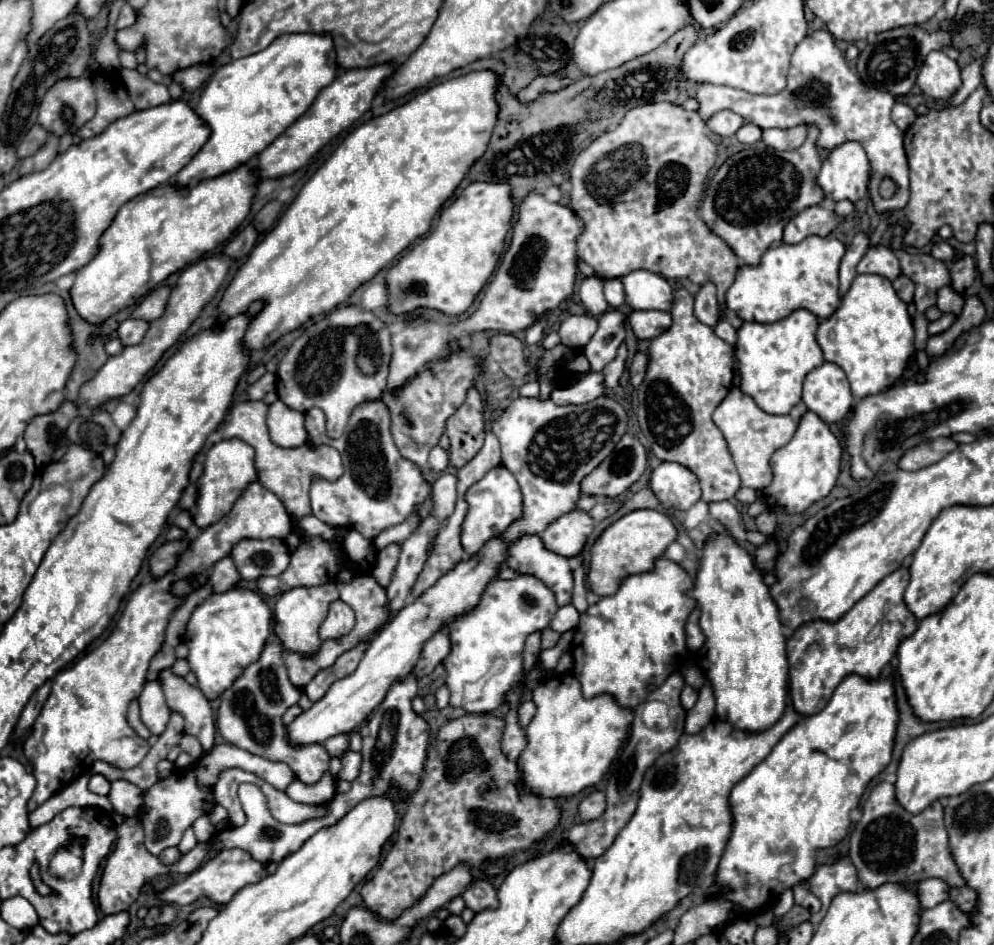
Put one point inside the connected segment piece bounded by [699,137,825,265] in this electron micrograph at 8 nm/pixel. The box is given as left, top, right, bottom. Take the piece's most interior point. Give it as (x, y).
(754, 193)

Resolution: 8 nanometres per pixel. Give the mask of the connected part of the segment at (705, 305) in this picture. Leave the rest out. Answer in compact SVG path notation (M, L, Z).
M703 285L701 291L695 295L695 317L709 327L715 327L721 319L719 303L713 303L713 297L715 285Z

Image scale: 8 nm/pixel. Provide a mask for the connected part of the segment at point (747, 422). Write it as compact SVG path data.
M731 387L727 397L719 403L719 407L713 413L713 423L719 427L719 431L723 433L725 441L729 445L729 453L737 465L743 487L751 487L757 491L769 487L771 479L773 479L769 459L779 447L783 447L785 443L791 441L791 437L797 429L797 423L789 415L765 413L739 387Z

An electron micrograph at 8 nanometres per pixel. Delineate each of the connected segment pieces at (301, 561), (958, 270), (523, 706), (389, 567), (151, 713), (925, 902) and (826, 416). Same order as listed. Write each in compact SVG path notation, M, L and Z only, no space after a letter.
M311 537L309 541L301 541L299 549L291 553L291 563L283 571L283 575L271 577L271 579L259 579L257 585L259 585L259 591L265 595L281 595L291 587L313 587L313 585L331 583L335 581L337 569L339 569L339 559L335 559L335 551L331 551L331 547L327 547L327 543L323 543L321 539Z
M961 257L955 261L951 269L951 287L957 293L963 293L973 281L975 281L975 259L973 257Z
M531 699L521 701L519 707L517 707L517 715L519 715L519 725L527 727L529 721L533 719L533 715L535 715L535 703Z
M391 543L385 549L377 551L377 561L375 561L375 567L373 567L373 577L377 579L377 583L381 587L389 585L389 581L393 577L393 571L395 571L395 565L397 565L397 559L399 559L399 545L397 543Z
M147 681L141 695L139 695L139 705L141 705L141 721L147 725L147 729L153 735L161 735L169 723L171 711L165 703L163 687L159 681Z
M925 879L915 889L915 893L919 897L919 903L921 903L921 909L929 909L929 907L935 907L937 903L945 901L947 891L949 891L949 887L941 879Z
M835 363L815 367L805 377L803 403L825 423L845 419L853 409L853 395L845 371Z

